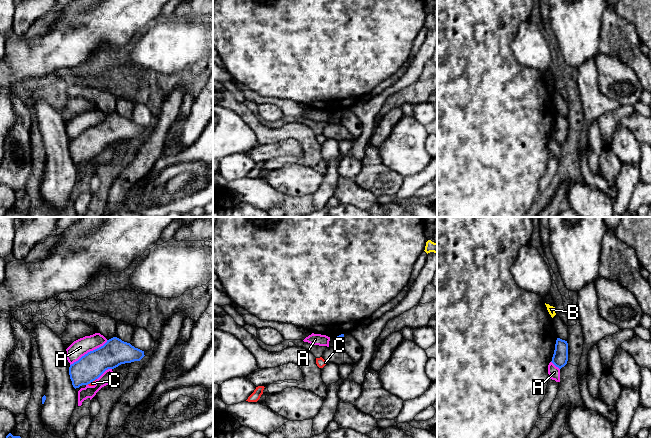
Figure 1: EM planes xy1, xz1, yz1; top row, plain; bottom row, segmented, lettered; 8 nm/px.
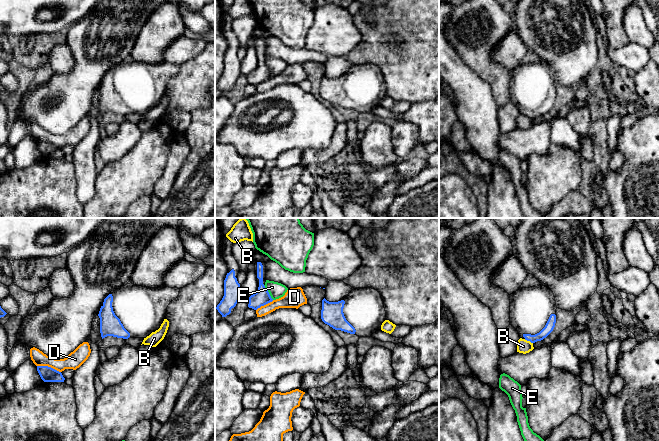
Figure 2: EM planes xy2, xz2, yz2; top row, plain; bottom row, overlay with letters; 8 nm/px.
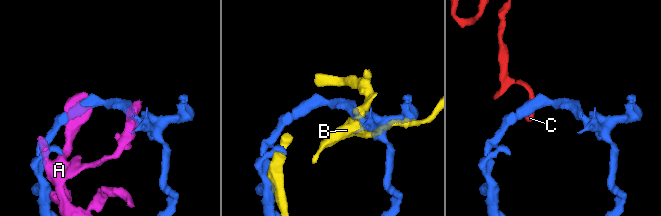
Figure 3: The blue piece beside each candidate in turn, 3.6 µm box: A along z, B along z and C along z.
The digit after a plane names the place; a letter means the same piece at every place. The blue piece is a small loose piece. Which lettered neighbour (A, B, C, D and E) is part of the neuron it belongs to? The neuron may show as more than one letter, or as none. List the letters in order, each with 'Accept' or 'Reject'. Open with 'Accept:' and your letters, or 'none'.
Accept: none
A: Reject
B: Reject
C: Reject
D: Reject
E: Reject

